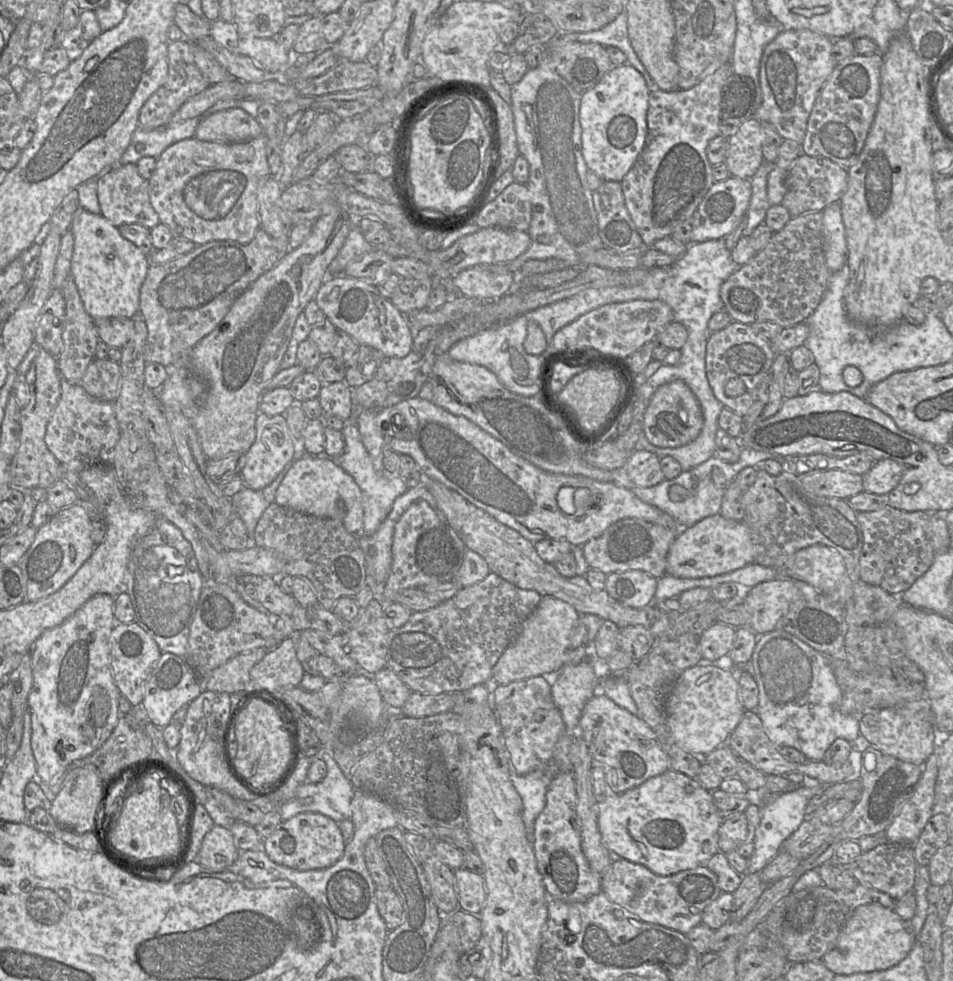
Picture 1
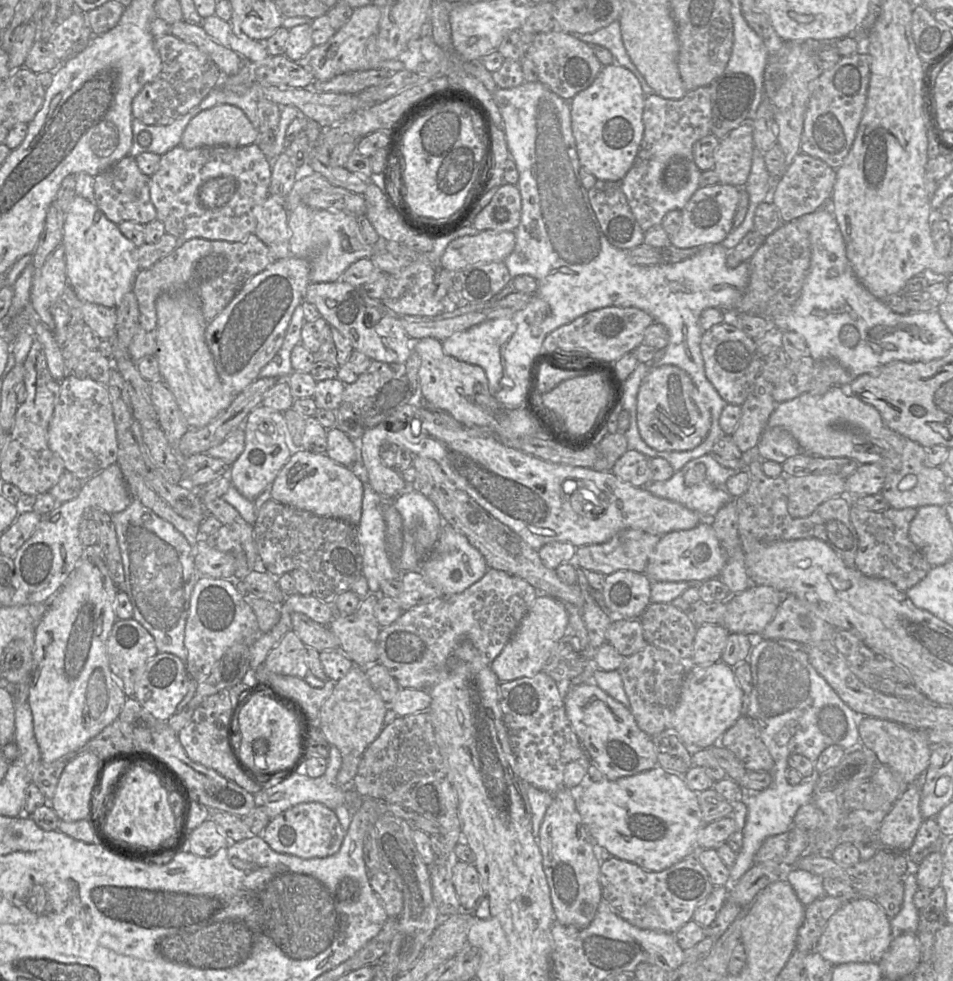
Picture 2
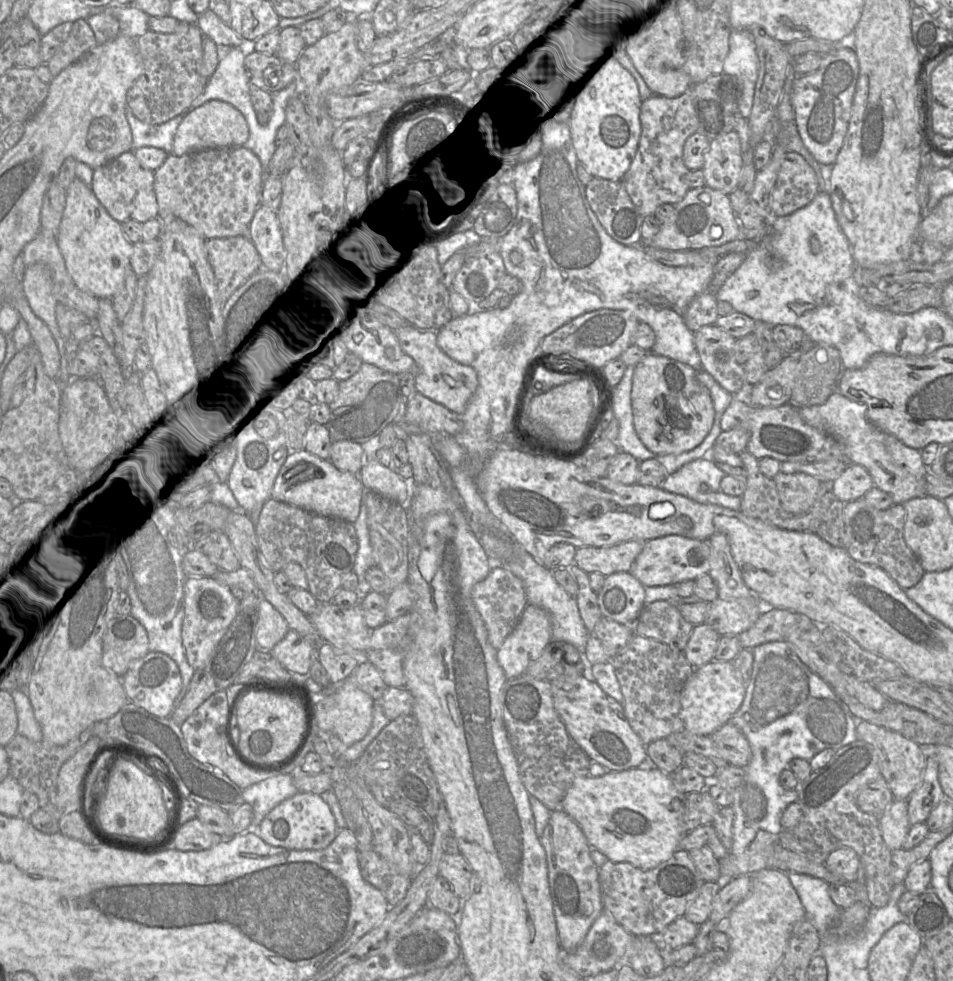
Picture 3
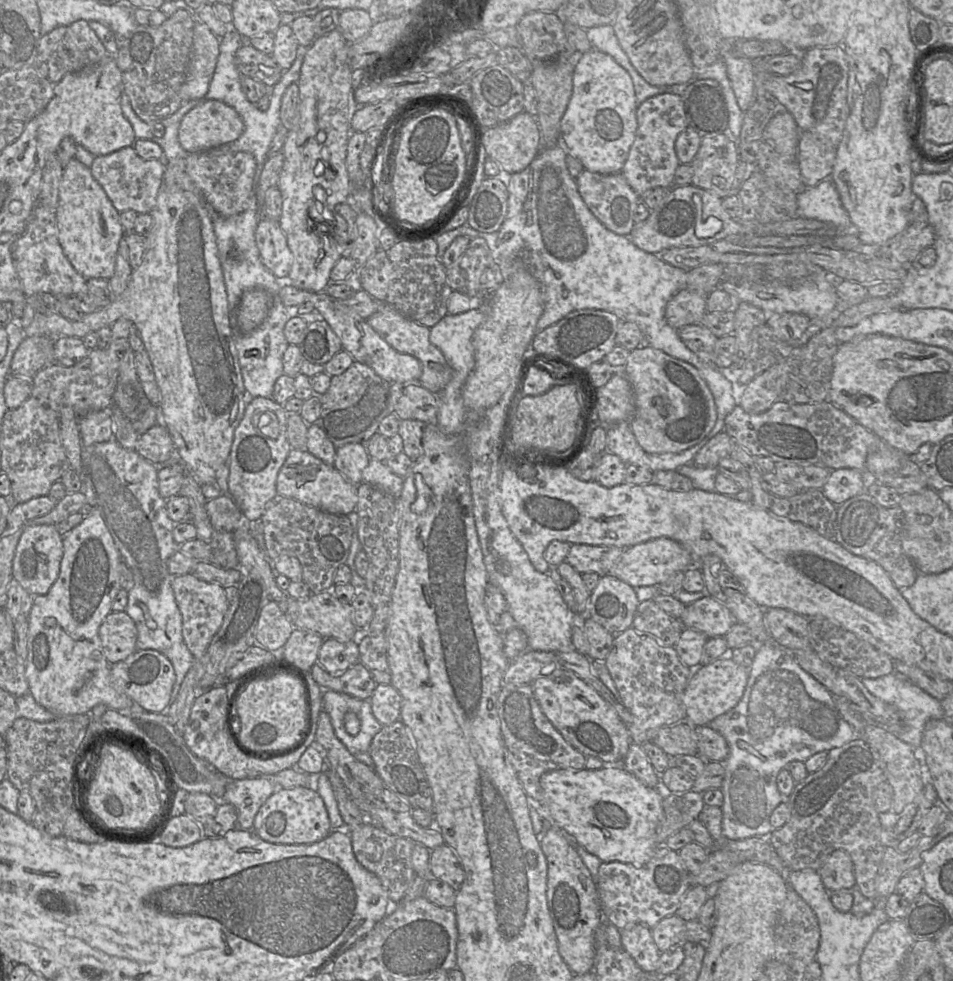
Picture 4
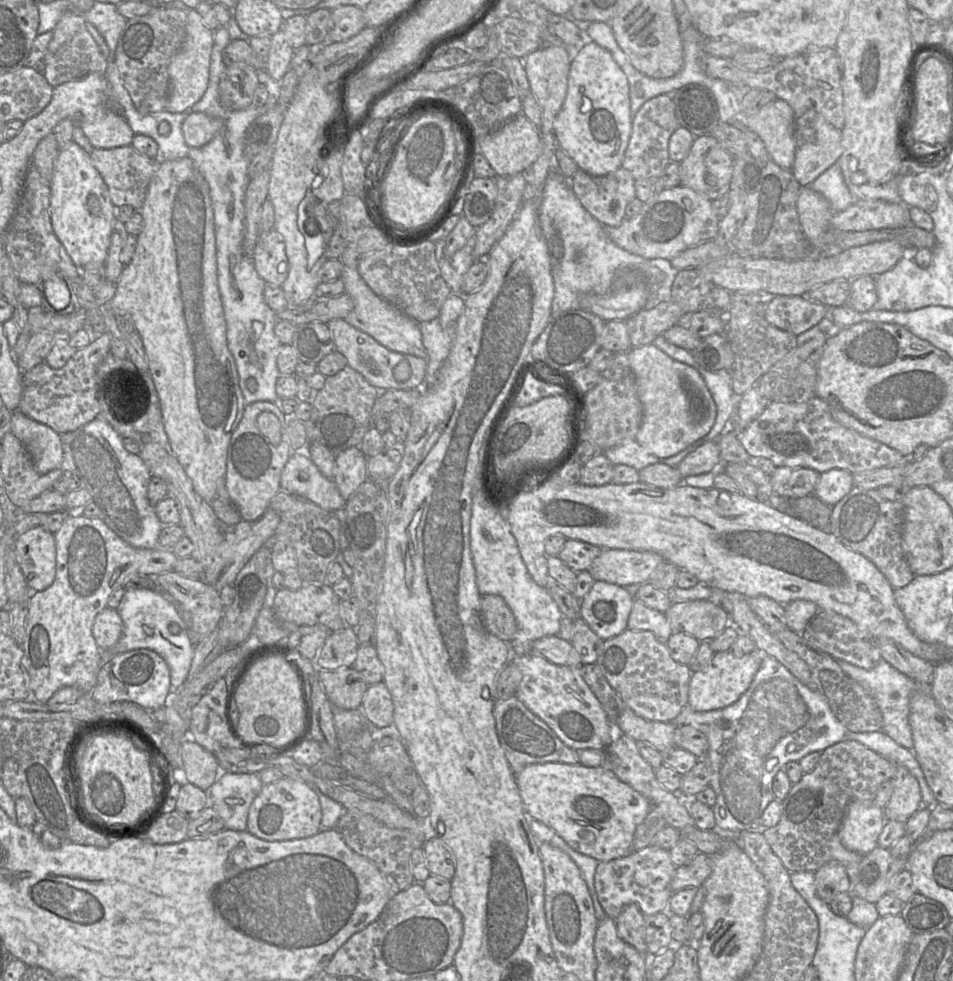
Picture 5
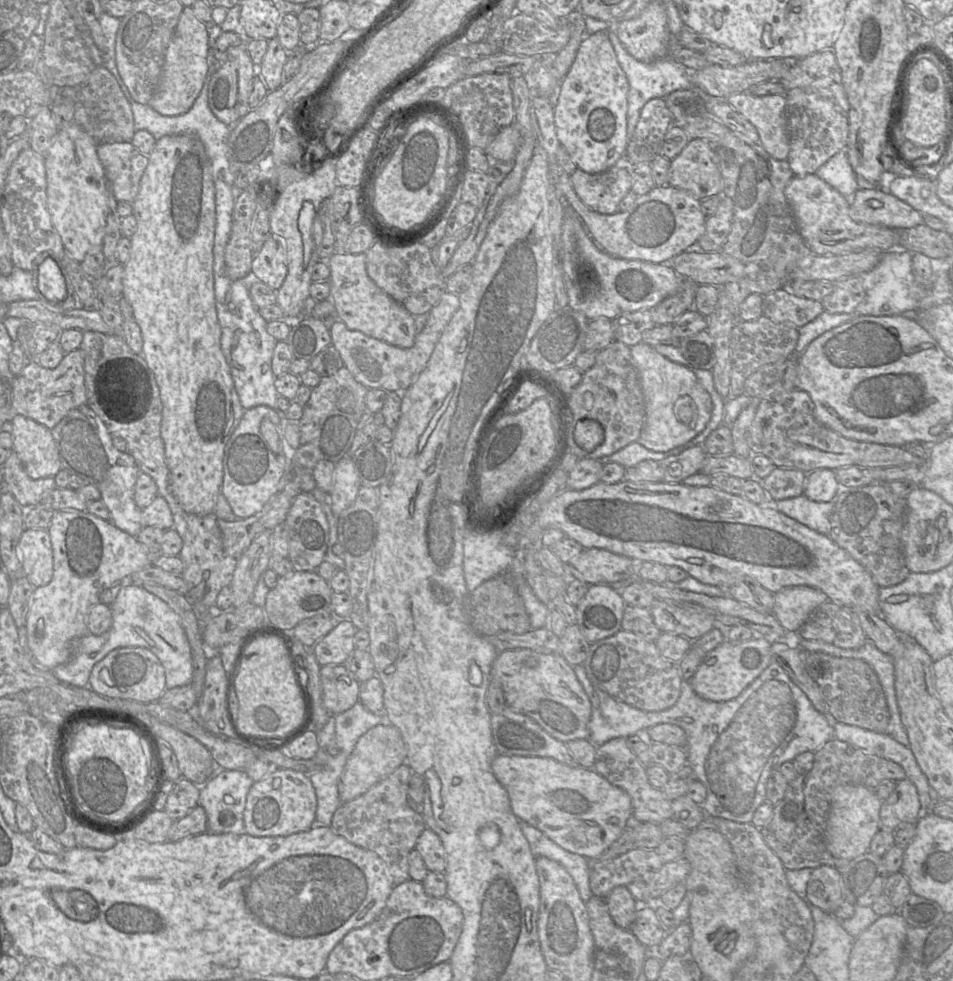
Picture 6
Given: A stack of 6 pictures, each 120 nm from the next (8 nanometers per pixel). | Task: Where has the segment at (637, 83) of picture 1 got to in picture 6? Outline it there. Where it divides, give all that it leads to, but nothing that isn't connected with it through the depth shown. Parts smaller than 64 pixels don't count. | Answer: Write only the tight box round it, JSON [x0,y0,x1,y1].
[554,30,628,174]

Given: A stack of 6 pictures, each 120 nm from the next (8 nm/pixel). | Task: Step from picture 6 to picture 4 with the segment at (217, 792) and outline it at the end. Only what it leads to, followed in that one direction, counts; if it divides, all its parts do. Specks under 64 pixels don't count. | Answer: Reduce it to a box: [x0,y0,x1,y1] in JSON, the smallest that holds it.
[221,778,277,830]

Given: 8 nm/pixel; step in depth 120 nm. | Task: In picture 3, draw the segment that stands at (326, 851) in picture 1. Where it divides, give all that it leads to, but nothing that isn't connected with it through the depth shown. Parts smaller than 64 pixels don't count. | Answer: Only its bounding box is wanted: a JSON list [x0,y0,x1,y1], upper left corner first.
[259,791,338,850]

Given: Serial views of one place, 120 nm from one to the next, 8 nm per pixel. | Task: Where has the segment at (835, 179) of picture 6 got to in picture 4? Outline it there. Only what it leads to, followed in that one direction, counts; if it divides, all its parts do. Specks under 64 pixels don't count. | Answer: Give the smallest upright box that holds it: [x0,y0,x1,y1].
[797,178,855,233]

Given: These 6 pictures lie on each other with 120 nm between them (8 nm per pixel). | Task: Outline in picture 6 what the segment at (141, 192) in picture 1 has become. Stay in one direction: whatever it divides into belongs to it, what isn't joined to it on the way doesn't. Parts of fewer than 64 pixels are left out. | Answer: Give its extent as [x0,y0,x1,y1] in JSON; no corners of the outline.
[97,142,148,203]

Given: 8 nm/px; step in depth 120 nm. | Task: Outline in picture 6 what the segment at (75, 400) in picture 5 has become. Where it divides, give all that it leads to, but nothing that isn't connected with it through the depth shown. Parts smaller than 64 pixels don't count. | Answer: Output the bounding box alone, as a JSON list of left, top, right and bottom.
[7,349,87,429]

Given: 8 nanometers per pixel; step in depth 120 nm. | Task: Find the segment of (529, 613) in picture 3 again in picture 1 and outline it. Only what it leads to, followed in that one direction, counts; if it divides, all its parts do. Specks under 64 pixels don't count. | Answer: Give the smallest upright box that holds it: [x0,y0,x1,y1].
[493,596,581,685]

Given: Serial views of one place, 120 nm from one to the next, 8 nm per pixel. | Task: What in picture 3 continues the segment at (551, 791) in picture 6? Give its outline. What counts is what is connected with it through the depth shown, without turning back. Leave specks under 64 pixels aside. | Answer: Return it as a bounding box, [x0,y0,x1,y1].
[561,756,685,871]

